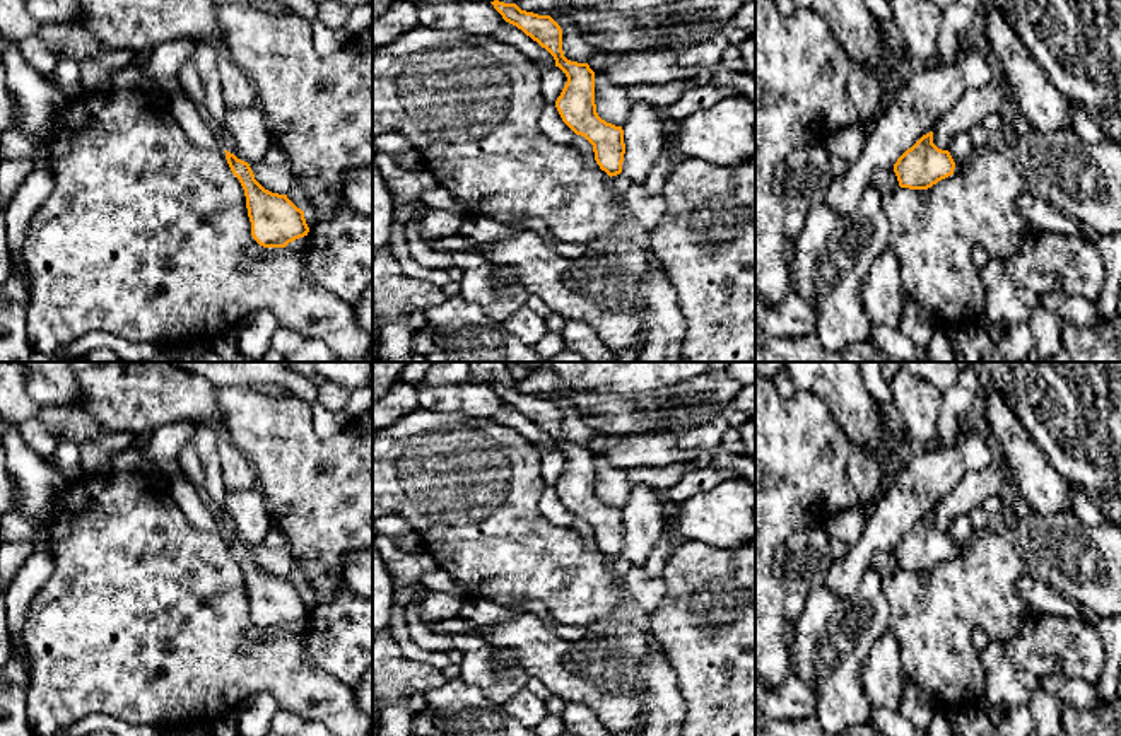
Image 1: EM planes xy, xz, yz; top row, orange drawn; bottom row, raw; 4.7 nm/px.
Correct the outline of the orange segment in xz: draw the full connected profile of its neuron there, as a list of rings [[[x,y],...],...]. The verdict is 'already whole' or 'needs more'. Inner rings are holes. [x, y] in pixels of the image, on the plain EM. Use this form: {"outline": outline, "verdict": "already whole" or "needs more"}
{"outline": [[[490,384],[502,401],[545,430],[567,464],[555,483],[562,504],[584,519],[595,534],[595,543],[610,560],[622,555],[625,536],[624,512],[602,502],[595,487],[595,454],[588,446],[571,444],[562,434],[562,412],[550,398],[521,393],[516,386]]], "verdict": "already whole"}

